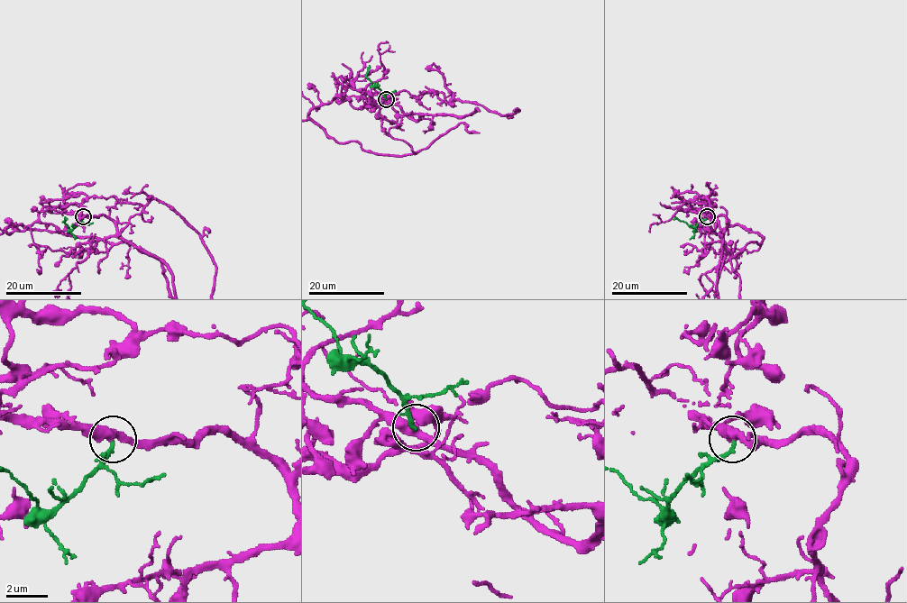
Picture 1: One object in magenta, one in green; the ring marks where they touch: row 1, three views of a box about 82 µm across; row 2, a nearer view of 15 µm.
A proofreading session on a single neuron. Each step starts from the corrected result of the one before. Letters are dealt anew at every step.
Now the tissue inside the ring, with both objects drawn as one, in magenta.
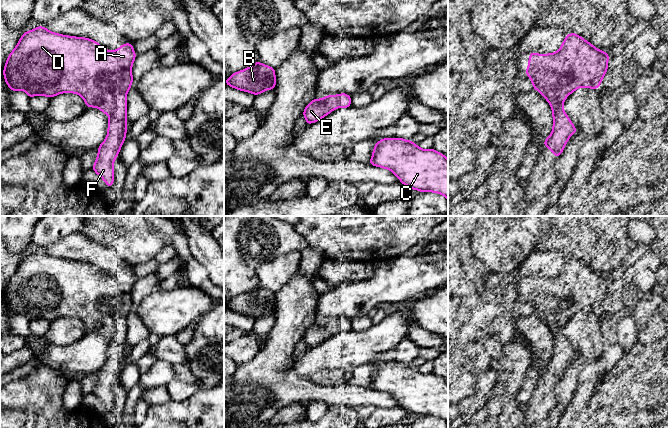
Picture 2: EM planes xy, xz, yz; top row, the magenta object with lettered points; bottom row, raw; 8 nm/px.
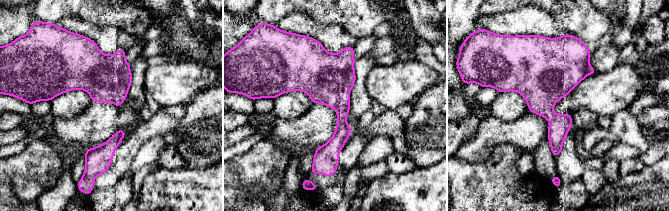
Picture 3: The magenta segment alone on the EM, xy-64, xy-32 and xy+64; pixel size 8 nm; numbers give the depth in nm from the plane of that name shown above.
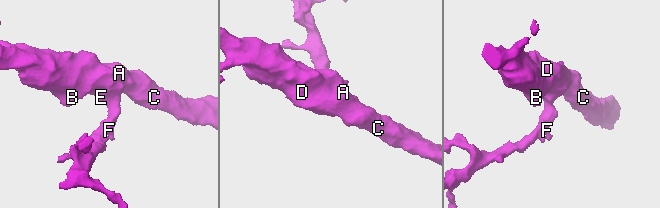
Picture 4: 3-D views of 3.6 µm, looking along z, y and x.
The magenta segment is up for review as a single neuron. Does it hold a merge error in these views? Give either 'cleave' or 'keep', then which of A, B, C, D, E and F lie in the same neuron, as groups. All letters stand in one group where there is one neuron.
keep; A B C D E F

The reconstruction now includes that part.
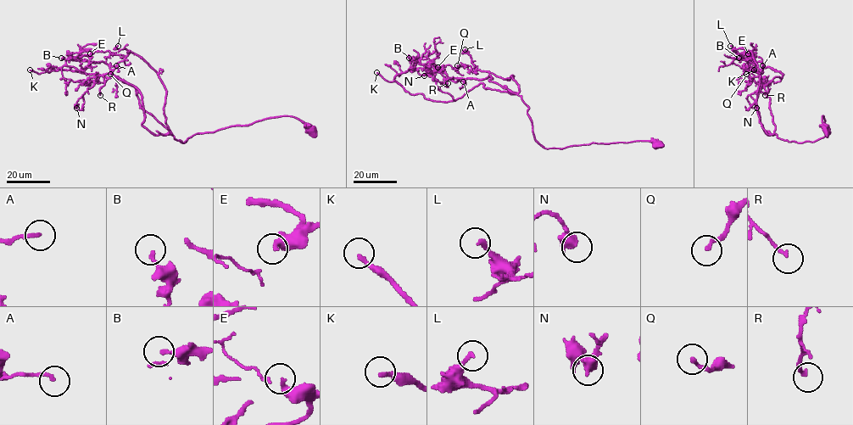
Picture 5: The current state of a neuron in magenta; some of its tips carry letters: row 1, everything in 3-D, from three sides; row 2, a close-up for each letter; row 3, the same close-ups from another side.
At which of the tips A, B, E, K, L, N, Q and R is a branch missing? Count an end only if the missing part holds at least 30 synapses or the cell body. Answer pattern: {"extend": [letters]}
{"extend": ["K"]}

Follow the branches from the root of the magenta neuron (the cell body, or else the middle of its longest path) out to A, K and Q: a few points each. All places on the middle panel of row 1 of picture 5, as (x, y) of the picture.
A: (658, 144), (544, 148), (535, 138), (521, 96), (490, 81), (490, 75), (457, 81), (463, 81)
K: (658, 144), (544, 148), (515, 92), (480, 83), (461, 97), (434, 101), (376, 72)
Q: (658, 144), (635, 141), (544, 148), (535, 138), (528, 107), (517, 94), (513, 75), (503, 79), (457, 65)

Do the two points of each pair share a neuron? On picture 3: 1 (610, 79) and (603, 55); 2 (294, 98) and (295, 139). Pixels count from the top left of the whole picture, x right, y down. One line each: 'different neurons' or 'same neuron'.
1: different neurons
2: different neurons

